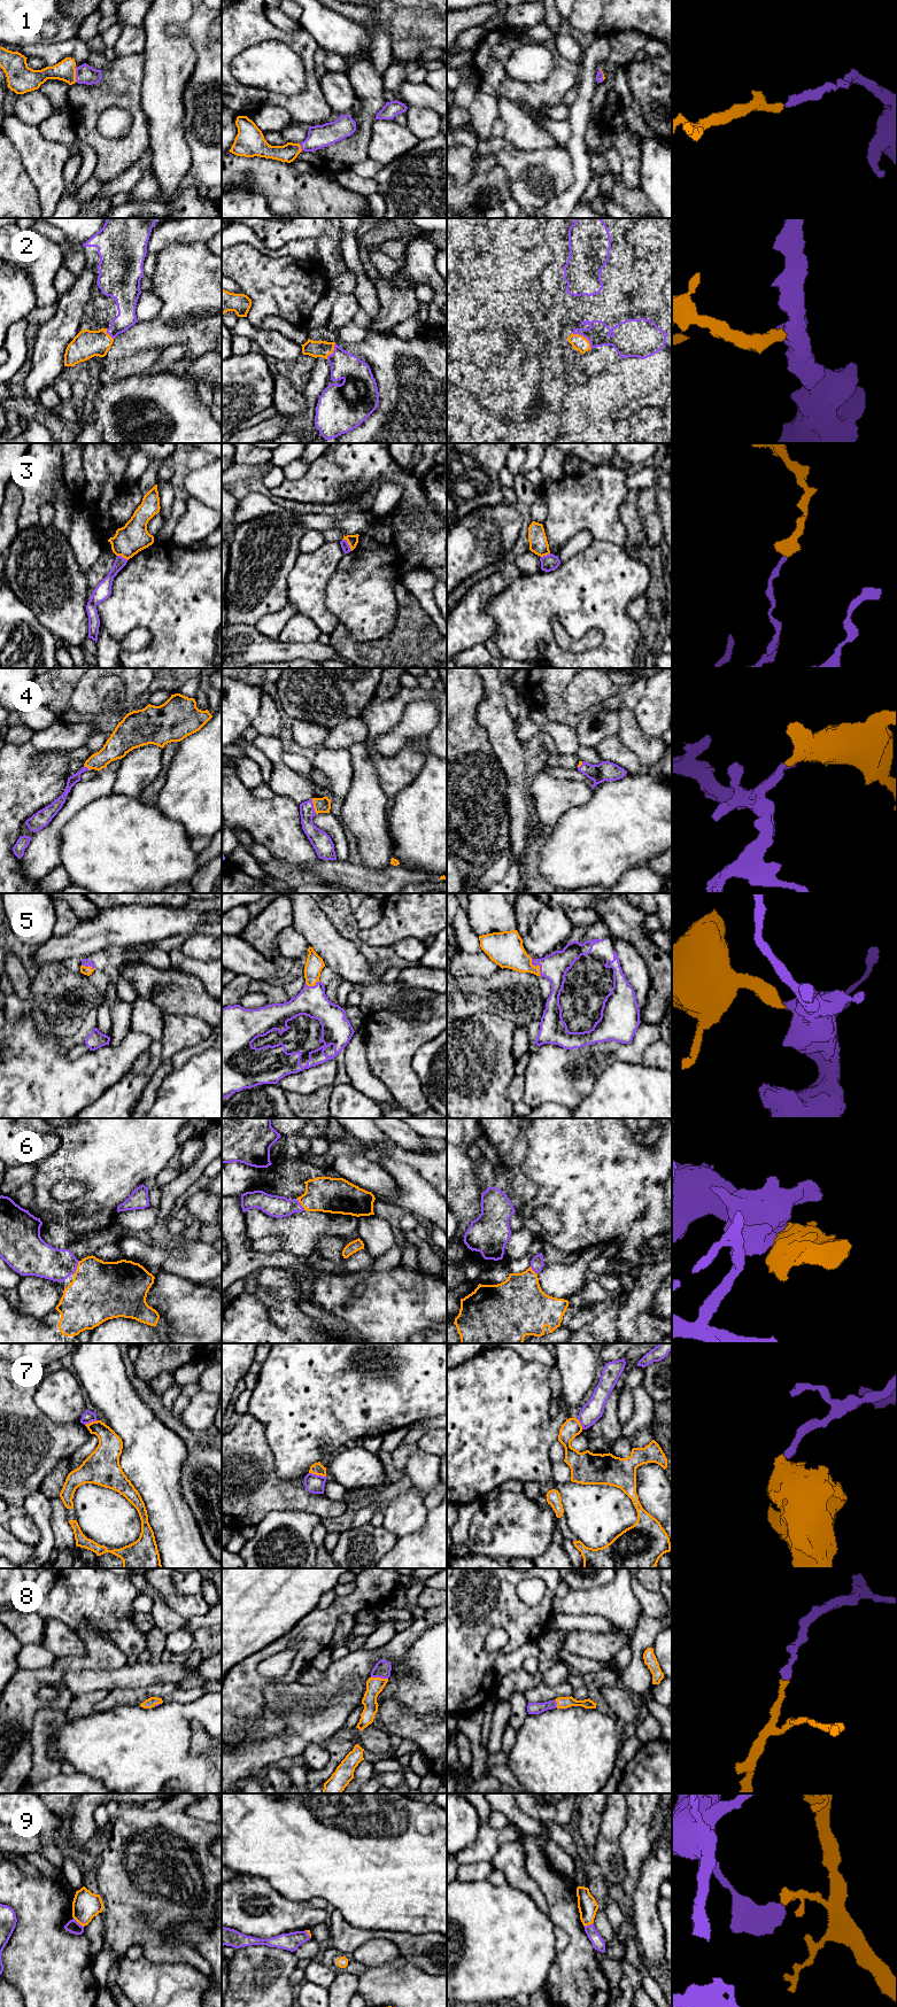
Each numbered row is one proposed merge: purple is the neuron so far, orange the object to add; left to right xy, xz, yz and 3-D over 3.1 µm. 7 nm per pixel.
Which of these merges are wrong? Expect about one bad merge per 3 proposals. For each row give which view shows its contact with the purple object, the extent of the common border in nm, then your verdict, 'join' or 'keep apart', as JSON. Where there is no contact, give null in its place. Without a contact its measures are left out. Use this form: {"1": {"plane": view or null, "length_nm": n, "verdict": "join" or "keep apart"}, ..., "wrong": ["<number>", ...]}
{"1": {"plane": "xy", "length_nm": 100, "verdict": "join"}, "2": {"plane": "yz", "length_nm": 180, "verdict": "join"}, "3": {"plane": "xz", "length_nm": 110, "verdict": "keep apart"}, "4": {"plane": "xz", "length_nm": 120, "verdict": "join"}, "5": {"plane": "yz", "length_nm": 140, "verdict": "join"}, "6": {"plane": "xy", "length_nm": 110, "verdict": "join"}, "7": {"plane": "xz", "length_nm": 120, "verdict": "keep apart"}, "8": {"plane": "xz", "length_nm": 120, "verdict": "join"}, "9": {"plane": "xy", "length_nm": 100, "verdict": "keep apart"}, "wrong": ["3", "7", "9"]}

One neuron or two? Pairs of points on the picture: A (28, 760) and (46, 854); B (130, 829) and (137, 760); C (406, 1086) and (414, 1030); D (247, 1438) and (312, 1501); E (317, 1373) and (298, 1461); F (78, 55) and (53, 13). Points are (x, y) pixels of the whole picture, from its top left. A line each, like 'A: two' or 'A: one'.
A: two
B: two
C: one
D: one
E: one
F: two

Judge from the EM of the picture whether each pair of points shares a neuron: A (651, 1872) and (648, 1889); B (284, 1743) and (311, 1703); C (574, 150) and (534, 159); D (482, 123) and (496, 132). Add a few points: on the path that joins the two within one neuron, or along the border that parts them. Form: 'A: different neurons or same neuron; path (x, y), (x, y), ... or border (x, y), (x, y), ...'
A: same neuron; path (651, 1876), (648, 1884)
B: different neurons; border (299, 1702), (321, 1696), (329, 1703)
C: different neurons; border (565, 148), (570, 157), (573, 178)
D: different neurons; border (499, 116), (492, 126), (492, 137)

